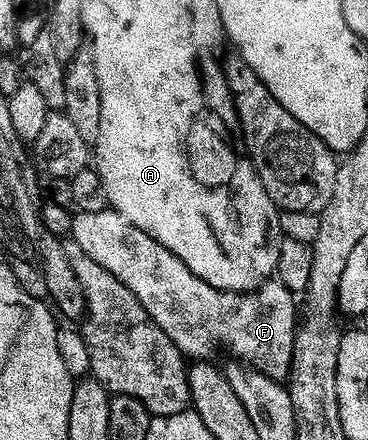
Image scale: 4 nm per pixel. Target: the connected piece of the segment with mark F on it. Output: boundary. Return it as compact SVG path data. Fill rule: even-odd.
M106 209L99 213L87 213L77 211L73 215L73 230L71 237L91 257L111 273L147 309L151 321L171 337L171 341L181 350L181 354L193 361L209 361L212 356L222 347L225 351L230 351L234 360L240 361L246 367L253 367L259 373L263 373L271 379L278 381L288 380L289 366L293 360L293 333L297 330L299 322L299 307L293 304L294 292L288 291L277 282L276 278L270 277L254 291L224 291L218 287L213 287L207 281L203 281L190 267L183 265L171 249L159 245L143 229L127 222L120 213L112 209Z

